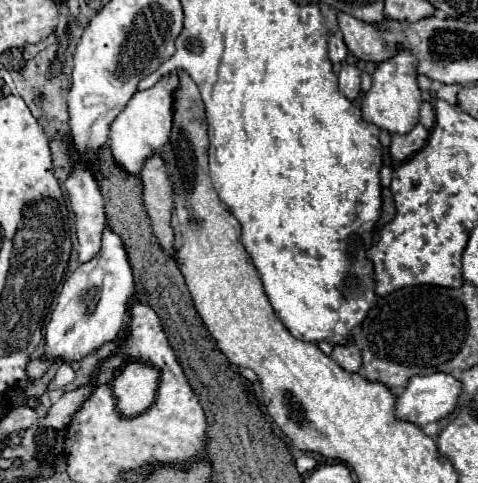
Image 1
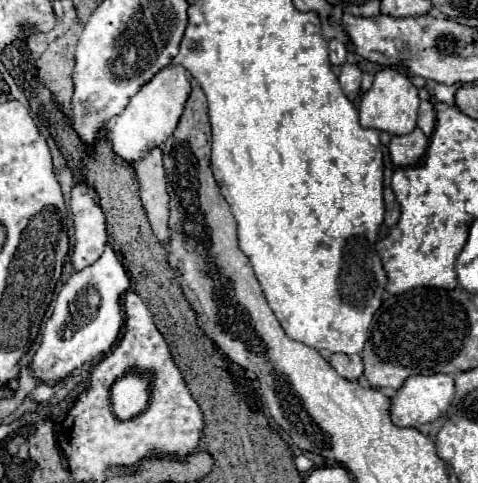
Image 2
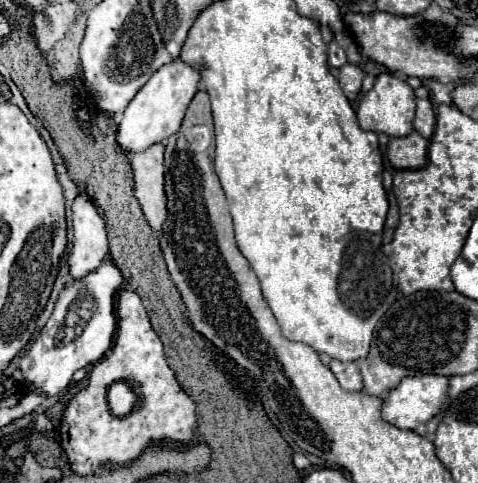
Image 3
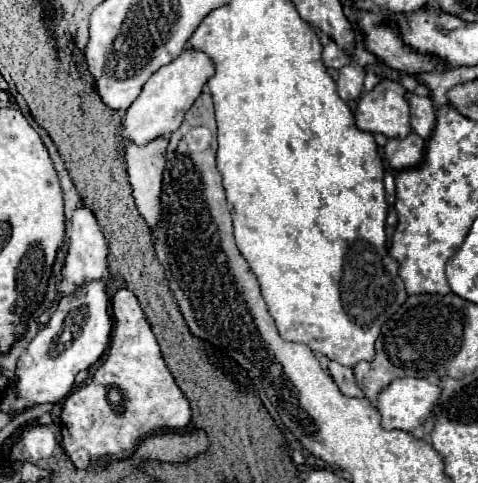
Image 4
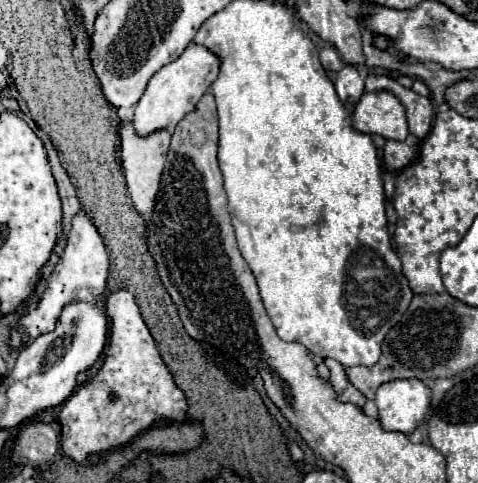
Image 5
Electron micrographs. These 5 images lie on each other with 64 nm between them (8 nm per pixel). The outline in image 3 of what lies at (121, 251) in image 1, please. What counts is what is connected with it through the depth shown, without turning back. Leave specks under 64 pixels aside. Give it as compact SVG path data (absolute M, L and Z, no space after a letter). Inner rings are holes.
M104 258L104 264L100 264L96 272L74 280L60 292L50 320L40 330L40 336L36 338L32 348L20 358L24 386L28 390L54 396L70 384L76 370L92 366L110 350L116 332L114 294L118 294L122 286L122 272L110 258Z

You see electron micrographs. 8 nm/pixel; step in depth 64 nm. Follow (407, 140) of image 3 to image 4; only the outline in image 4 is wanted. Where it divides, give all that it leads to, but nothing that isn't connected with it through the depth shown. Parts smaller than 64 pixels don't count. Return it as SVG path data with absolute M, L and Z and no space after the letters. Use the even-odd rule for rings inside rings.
M410 132L402 140L396 140L396 138L388 140L388 144L384 146L384 154L394 170L404 170L424 160L424 144L426 140L416 136L416 132Z

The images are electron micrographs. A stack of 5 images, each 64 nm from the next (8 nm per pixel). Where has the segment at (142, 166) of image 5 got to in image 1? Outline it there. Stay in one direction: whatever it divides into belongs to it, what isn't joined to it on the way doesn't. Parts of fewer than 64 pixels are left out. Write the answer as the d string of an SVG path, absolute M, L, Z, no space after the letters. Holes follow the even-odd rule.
M152 156L146 160L140 180L144 184L144 206L148 210L148 216L152 220L154 234L160 242L160 246L174 256L174 232L170 226L172 216L172 186L164 168L164 162L160 156Z

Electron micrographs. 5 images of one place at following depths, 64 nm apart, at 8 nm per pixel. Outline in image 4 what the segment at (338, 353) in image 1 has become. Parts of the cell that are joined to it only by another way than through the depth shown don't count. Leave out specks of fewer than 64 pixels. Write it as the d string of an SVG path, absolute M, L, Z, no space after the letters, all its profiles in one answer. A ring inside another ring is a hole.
M330 362L328 370L330 370L334 382L338 384L338 388L342 390L342 394L346 394L346 396L356 396L356 398L364 398L362 390L358 388L358 384L356 384L356 380L354 380L354 372L352 372L350 366L342 366L342 364L338 364L338 362Z

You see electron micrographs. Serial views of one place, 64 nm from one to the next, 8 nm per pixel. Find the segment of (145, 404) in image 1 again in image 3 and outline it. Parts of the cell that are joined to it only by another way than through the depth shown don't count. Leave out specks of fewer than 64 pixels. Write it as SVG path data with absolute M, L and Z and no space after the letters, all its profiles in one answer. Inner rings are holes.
M116 382L108 389L107 400L113 414L124 417L140 404L140 394L128 382Z

